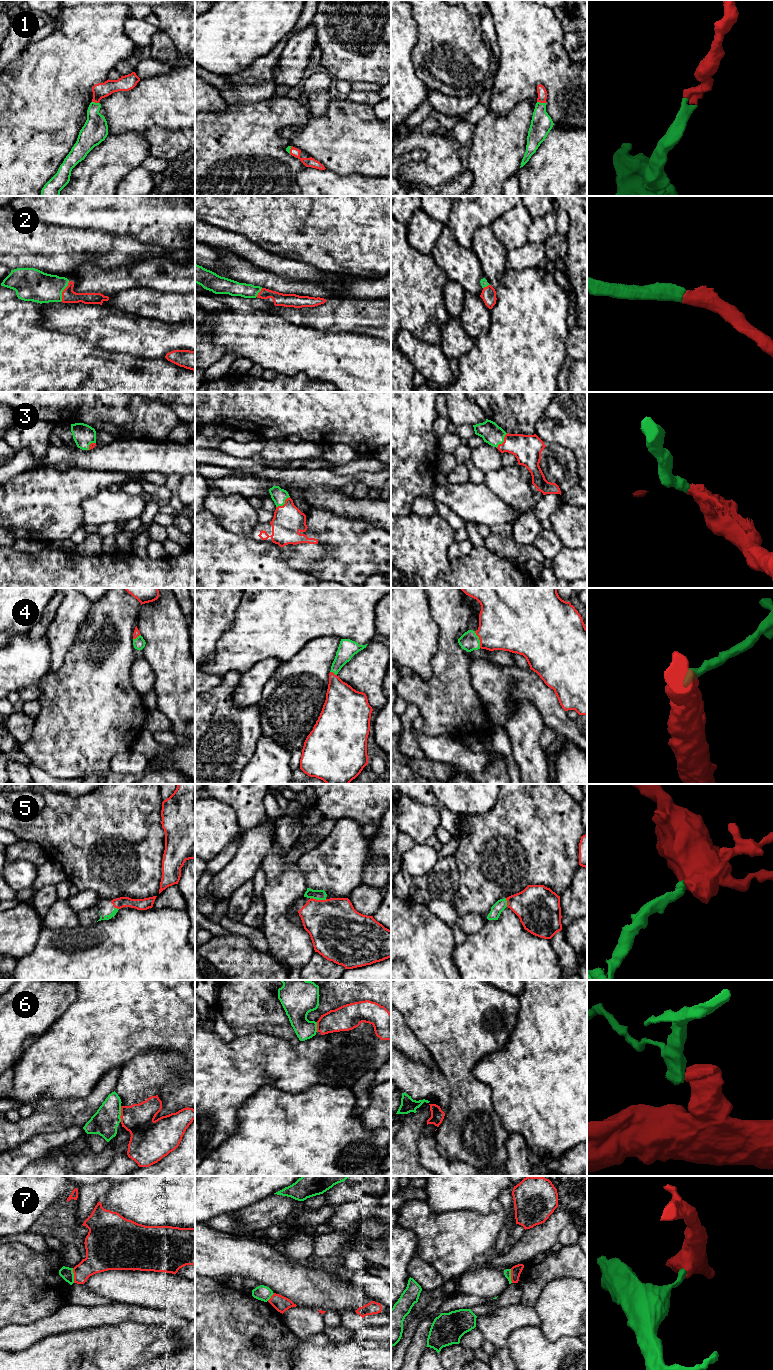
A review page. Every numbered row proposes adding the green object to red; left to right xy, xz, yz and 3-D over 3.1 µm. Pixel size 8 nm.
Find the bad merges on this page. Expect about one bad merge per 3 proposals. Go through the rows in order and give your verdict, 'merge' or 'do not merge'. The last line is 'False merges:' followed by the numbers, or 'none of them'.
1: merge
2: merge
3: merge
4: merge
5: merge
6: do not merge
7: do not merge
False merges: 6, 7

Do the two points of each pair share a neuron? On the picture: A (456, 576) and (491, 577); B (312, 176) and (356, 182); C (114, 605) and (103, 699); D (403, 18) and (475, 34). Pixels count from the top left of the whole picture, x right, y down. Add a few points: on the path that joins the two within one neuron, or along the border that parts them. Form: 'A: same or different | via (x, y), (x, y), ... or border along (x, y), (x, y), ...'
A: same | via (465, 577), (482, 577)
B: same | via (323, 182), (345, 182)
C: same | via (120, 628), (123, 643), (106, 662), (103, 676)
D: different | border along (411, 10), (416, 24), (416, 44)

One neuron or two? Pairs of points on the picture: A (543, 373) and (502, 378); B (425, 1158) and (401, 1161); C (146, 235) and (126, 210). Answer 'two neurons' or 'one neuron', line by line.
A: one neuron
B: two neurons
C: one neuron

